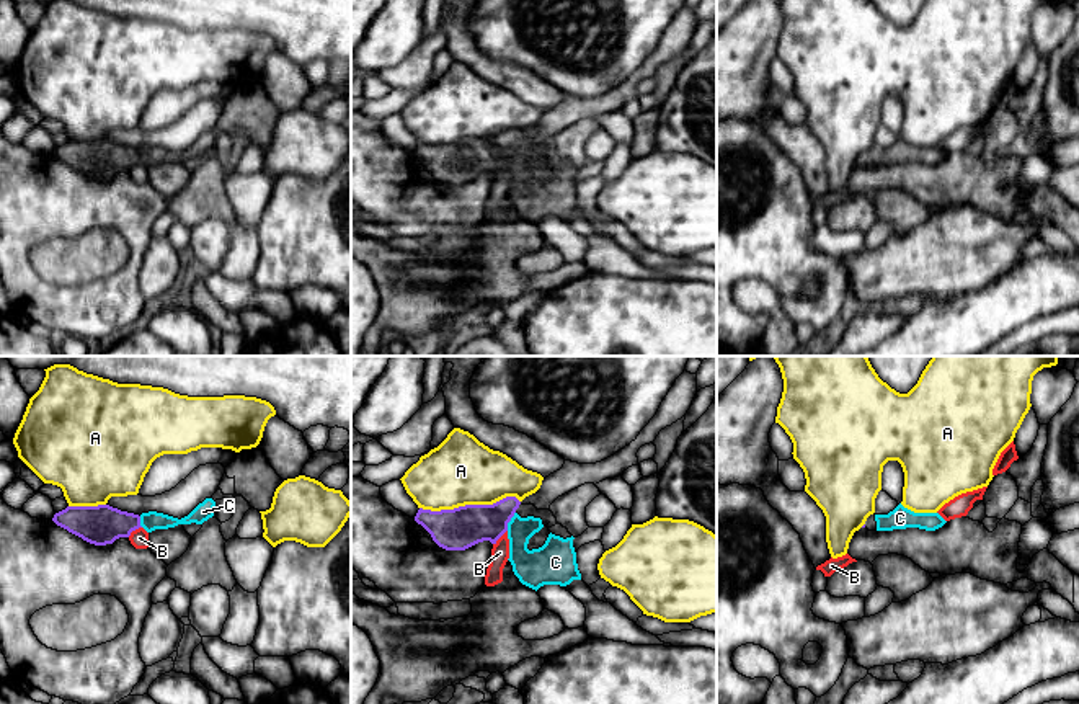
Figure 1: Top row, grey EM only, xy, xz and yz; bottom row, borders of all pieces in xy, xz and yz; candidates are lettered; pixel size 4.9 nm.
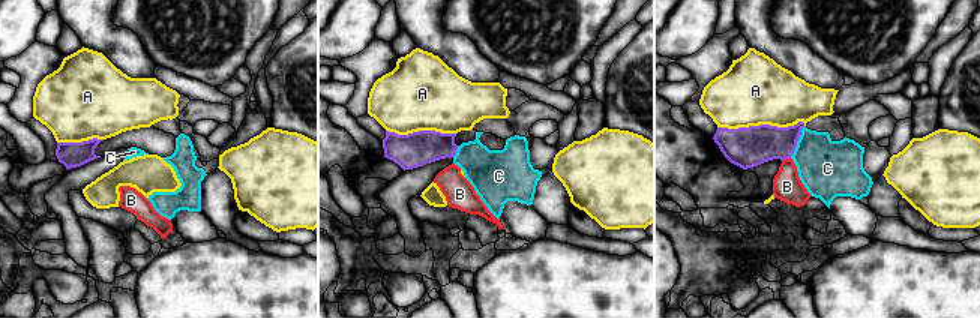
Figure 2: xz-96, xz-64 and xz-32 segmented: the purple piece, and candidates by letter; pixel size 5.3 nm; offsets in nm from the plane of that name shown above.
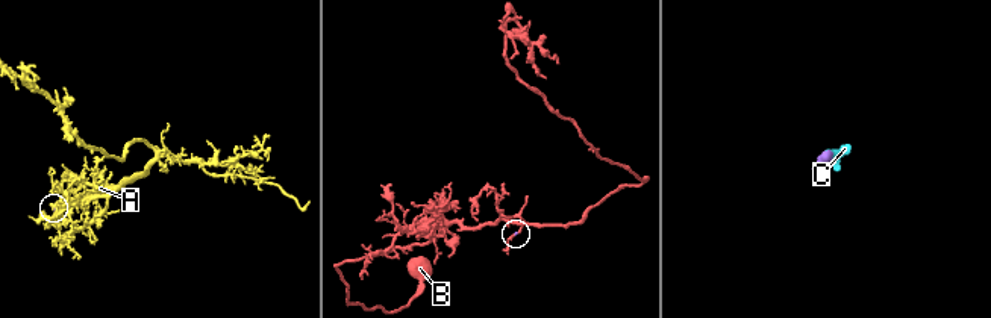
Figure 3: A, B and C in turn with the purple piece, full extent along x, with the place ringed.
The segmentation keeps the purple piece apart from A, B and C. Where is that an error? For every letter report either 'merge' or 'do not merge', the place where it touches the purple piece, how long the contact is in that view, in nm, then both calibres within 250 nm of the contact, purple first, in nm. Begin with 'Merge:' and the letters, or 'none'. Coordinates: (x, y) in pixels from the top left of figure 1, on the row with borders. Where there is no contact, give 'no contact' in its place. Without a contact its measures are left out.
Merge: C
A: do not merge | xz (469, 505) | 500 nm | 200/340 nm
B: do not merge | xz (500, 536) | 100 nm | 200/90 nm
C: merge | xz (510, 520) | 100 nm | 200/160 nm

